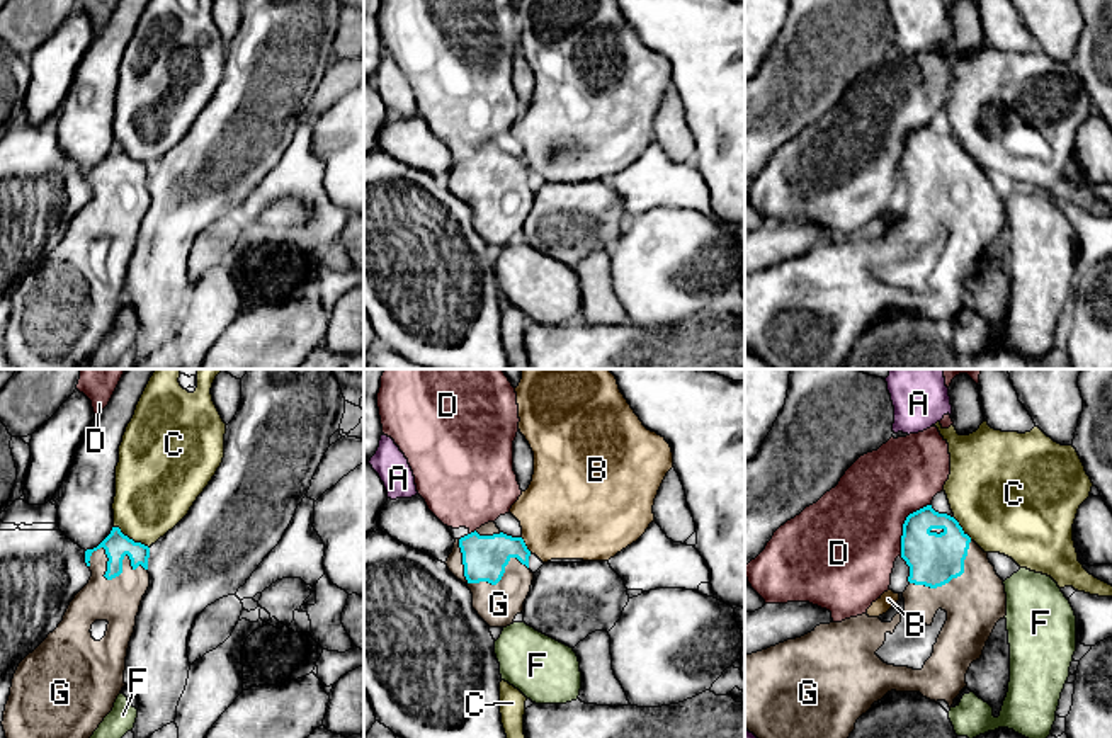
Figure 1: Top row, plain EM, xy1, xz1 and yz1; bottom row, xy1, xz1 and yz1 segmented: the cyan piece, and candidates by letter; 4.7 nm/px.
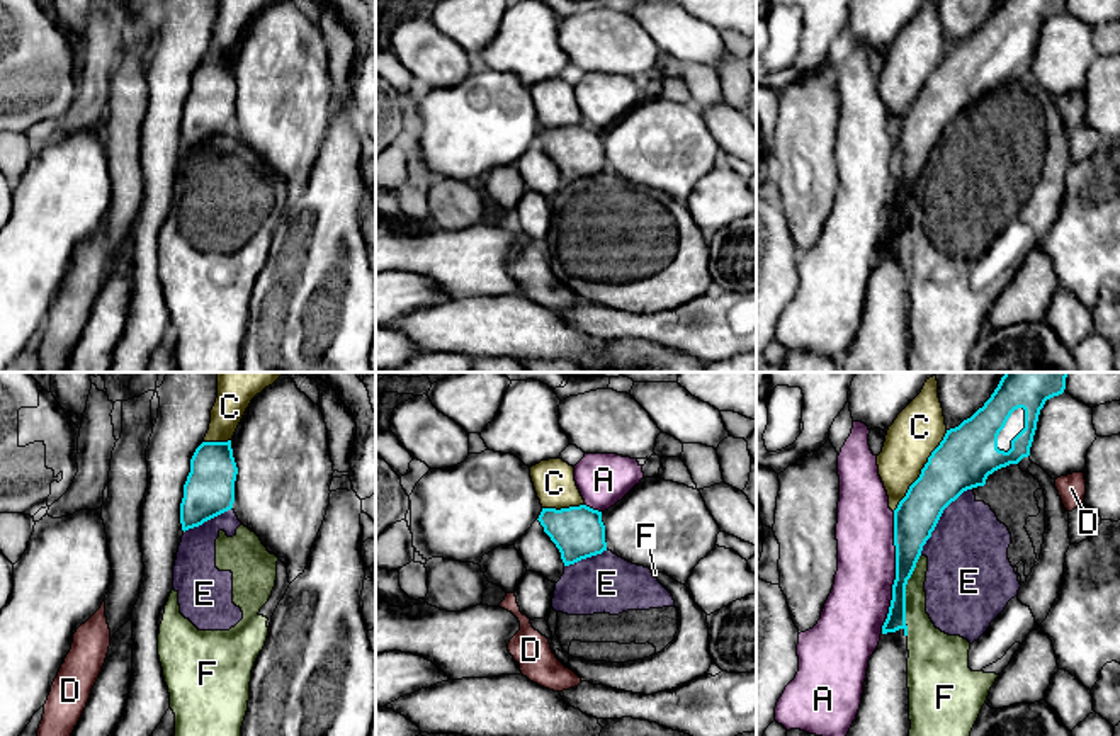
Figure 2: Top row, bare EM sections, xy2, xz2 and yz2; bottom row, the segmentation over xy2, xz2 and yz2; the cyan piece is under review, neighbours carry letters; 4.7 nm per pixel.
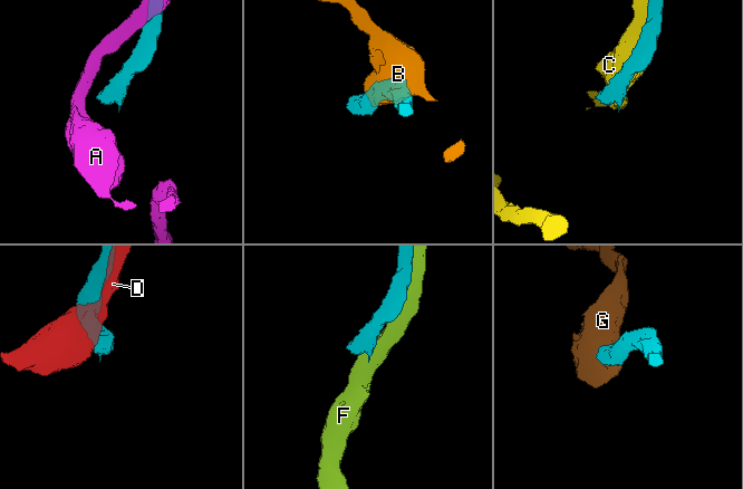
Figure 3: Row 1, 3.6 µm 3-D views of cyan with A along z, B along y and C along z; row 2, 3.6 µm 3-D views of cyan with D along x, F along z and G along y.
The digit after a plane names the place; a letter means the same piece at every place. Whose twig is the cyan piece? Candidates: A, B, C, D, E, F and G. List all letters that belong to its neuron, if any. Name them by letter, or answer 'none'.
G

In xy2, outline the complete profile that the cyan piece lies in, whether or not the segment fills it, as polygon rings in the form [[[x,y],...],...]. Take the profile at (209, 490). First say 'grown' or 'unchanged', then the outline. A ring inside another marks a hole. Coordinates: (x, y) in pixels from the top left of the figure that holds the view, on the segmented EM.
unchanged; [[[231,440],[202,442],[195,449],[180,503],[184,532],[233,508],[236,474]]]

